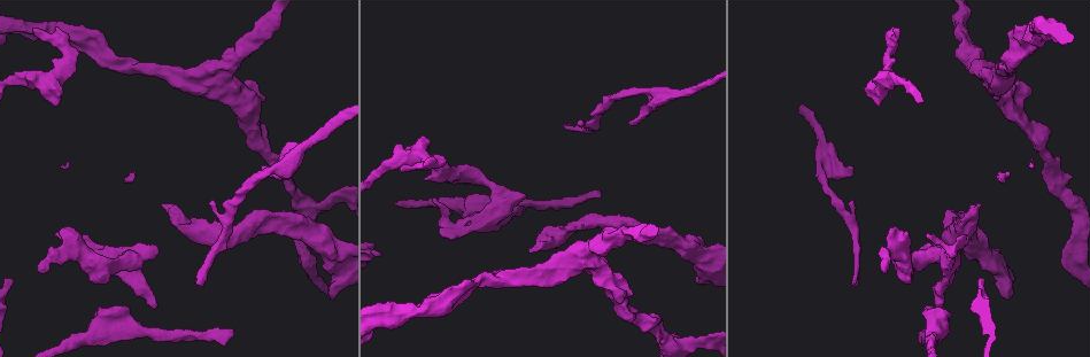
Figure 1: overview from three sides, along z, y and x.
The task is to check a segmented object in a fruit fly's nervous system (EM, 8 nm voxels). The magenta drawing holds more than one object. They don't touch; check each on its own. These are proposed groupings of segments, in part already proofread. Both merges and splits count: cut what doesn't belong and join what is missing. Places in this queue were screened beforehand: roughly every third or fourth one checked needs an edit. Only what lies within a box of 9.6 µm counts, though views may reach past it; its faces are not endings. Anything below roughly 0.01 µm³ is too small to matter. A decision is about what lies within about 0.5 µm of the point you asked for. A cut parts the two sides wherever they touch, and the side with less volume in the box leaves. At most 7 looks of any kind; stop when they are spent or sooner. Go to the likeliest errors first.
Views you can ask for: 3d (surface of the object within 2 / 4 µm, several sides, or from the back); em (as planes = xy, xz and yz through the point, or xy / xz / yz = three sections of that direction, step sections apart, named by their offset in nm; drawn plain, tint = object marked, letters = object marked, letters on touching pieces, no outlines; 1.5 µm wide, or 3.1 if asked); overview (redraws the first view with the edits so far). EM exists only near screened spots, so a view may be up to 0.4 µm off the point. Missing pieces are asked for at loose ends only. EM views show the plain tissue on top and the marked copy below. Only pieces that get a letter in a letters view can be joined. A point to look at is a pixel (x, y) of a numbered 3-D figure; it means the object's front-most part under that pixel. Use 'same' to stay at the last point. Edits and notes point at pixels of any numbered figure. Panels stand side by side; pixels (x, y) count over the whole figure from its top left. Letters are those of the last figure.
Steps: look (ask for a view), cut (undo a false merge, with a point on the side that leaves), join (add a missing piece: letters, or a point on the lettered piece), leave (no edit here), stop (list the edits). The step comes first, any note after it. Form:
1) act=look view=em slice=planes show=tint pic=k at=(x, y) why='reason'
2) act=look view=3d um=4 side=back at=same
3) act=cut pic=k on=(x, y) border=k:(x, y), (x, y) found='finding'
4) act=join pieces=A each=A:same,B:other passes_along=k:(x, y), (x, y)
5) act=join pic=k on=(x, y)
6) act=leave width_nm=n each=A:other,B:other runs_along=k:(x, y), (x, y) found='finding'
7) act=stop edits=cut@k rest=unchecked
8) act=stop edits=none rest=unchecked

act=look view=em slice=yz step=8 show=letters pic=1 at=(922, 331) why='long arm stops here'

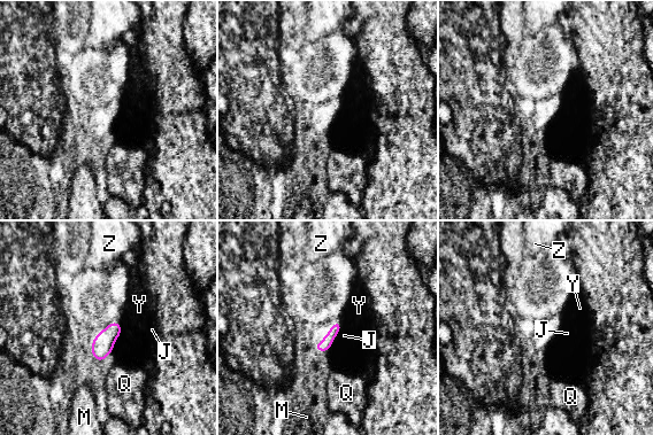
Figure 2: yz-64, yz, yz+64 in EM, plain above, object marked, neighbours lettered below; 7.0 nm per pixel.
act=leave each=J:other,M:other,Q:other,Y:other,Z:other border=2:(120, 323), (121, 334) found='no lettered piece goes on from it'

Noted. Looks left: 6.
act=look view=3d um=4 side=back pic=1 at=(885, 272) why='free end'

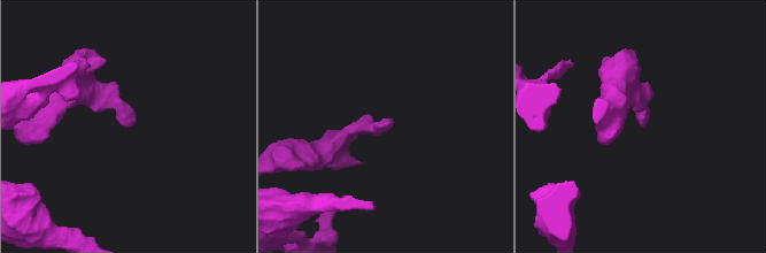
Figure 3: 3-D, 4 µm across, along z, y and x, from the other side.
act=look view=em slice=planes show=tint pic=3 at=(127, 127) why='shape alone is not enough'

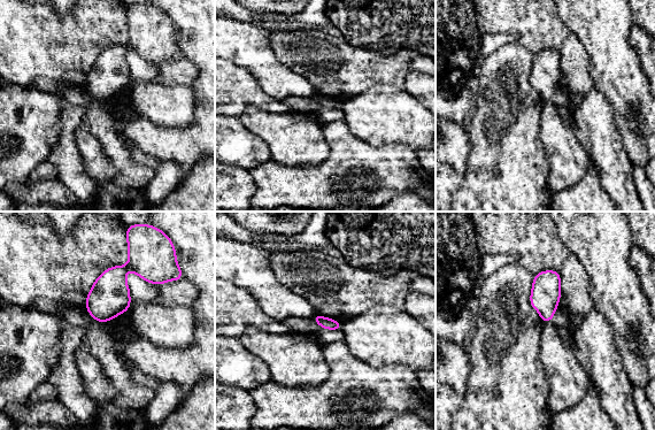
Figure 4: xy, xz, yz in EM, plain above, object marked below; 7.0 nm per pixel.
act=look view=em slice=planes show=letters at=same

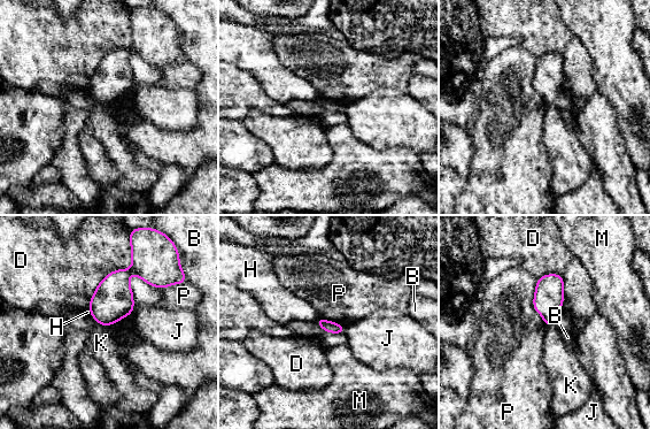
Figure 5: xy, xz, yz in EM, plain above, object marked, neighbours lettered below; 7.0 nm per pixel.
act=leave each=B:other,D:other,H:other,J:other,K:other,M:other,P:other border=5:(98, 323), (107, 327) found='none of them fits'

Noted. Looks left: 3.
act=look view=em slice=xz step=8 show=tint pic=1 at=(896, 29) why='an open end'

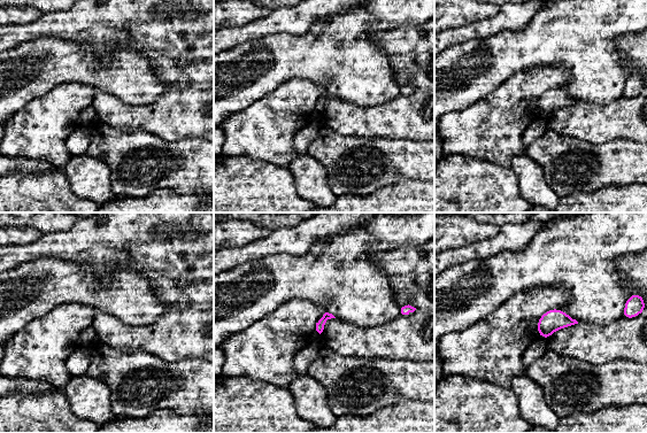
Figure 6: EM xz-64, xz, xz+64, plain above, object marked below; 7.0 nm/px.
act=look view=em slice=planes show=letters at=same

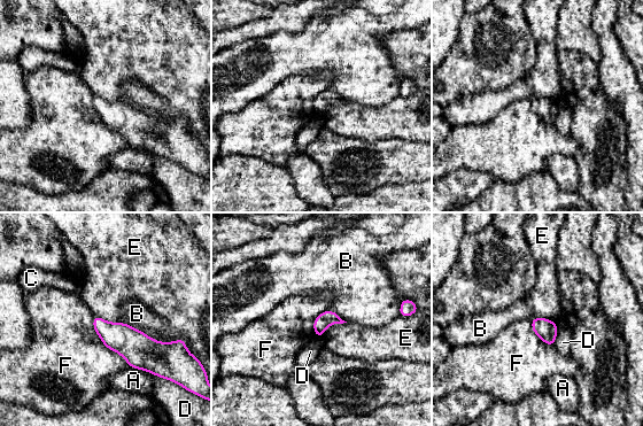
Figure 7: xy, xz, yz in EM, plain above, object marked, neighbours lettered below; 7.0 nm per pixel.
act=leave each=A:other,B:other,C:other,D:other,E:other,F:other border=7:(94, 315), (156, 341), (179, 339) found='none of them fits'

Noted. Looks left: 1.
act=stop edits=none rest=unchecked

